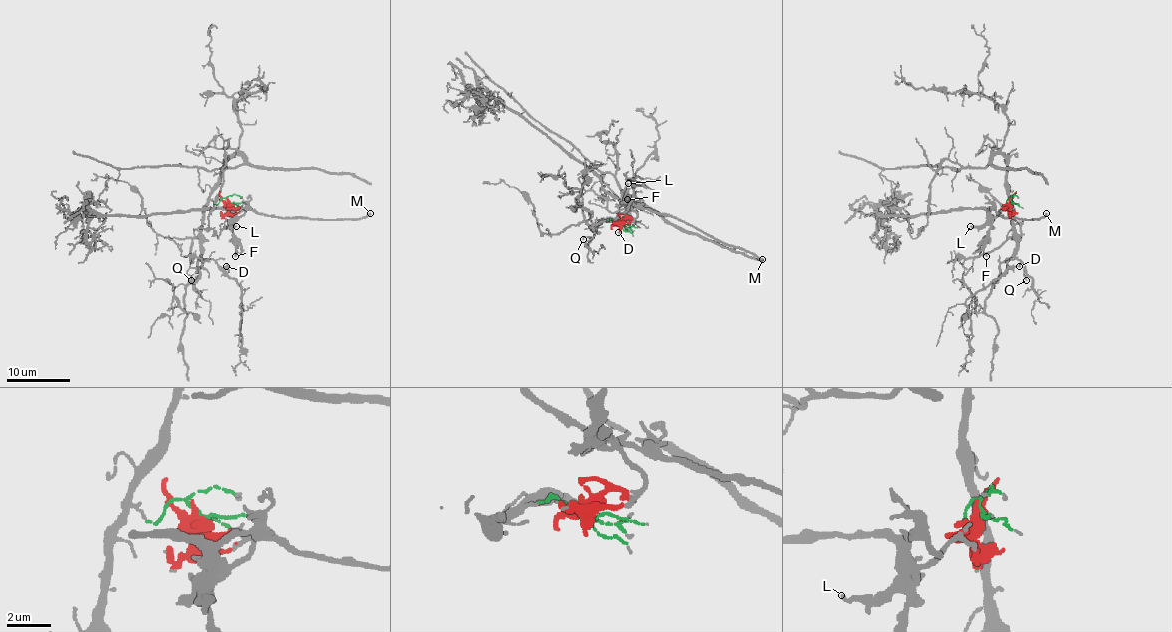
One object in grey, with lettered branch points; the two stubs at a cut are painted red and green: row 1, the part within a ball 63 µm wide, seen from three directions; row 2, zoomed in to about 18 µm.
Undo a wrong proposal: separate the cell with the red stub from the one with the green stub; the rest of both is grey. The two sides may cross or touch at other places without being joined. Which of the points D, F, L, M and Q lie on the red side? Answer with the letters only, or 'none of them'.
F, L, M

